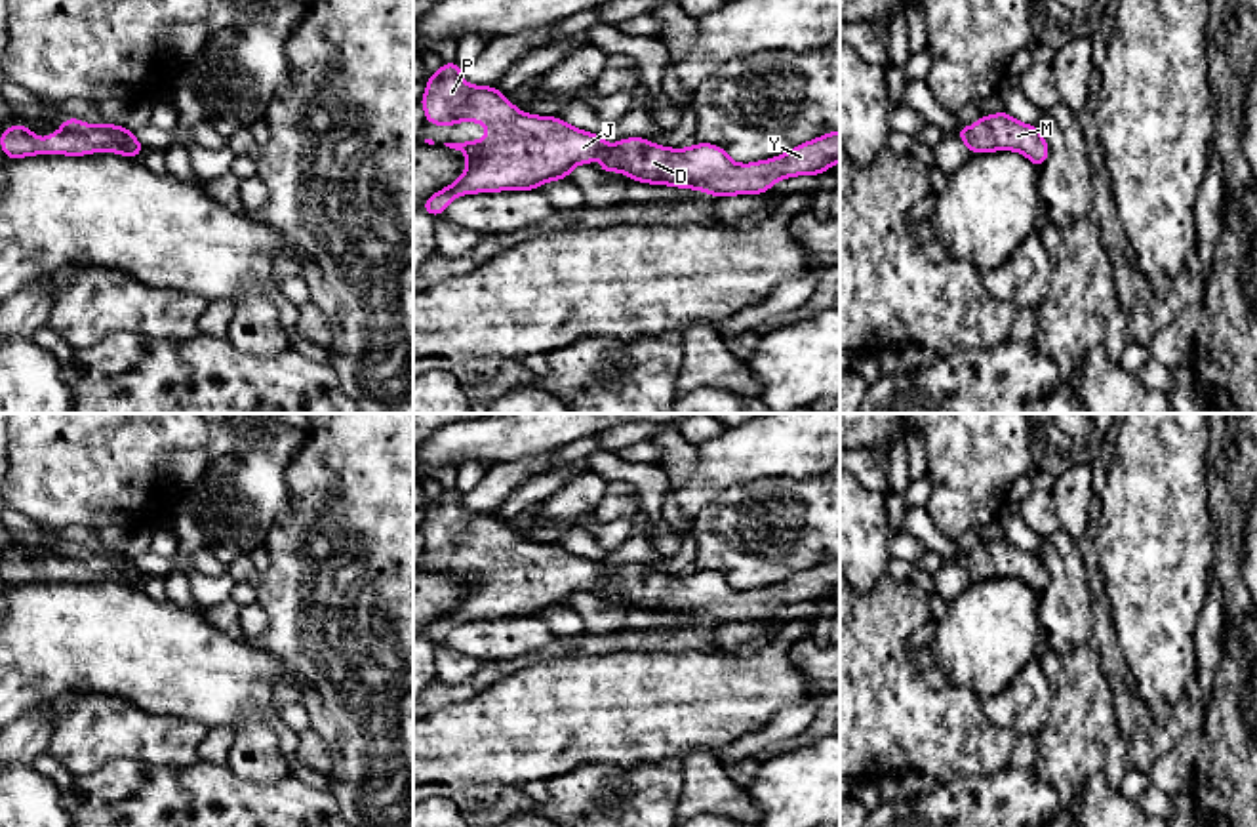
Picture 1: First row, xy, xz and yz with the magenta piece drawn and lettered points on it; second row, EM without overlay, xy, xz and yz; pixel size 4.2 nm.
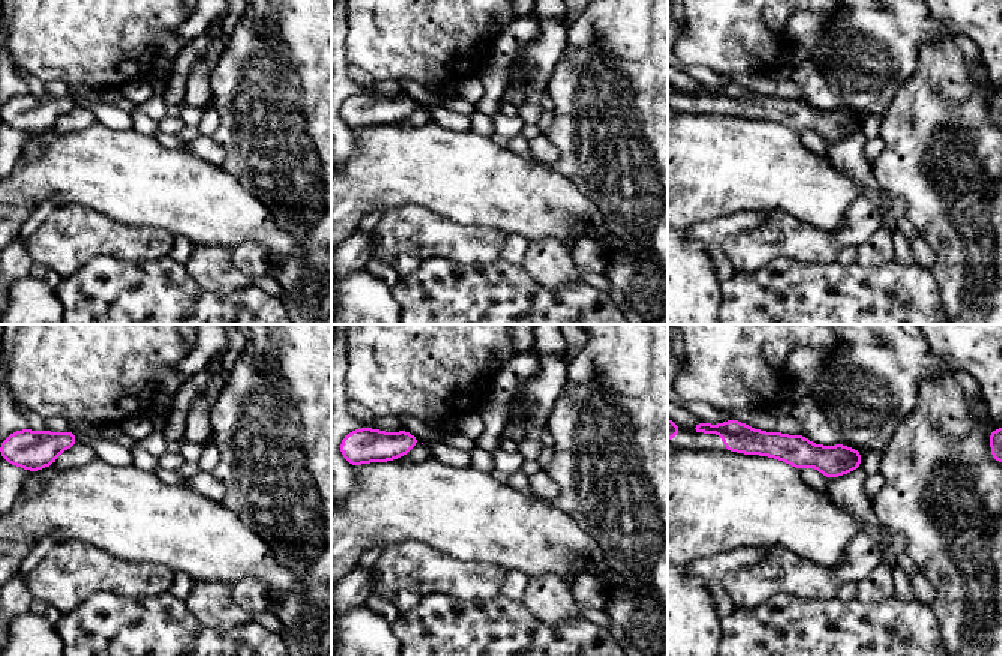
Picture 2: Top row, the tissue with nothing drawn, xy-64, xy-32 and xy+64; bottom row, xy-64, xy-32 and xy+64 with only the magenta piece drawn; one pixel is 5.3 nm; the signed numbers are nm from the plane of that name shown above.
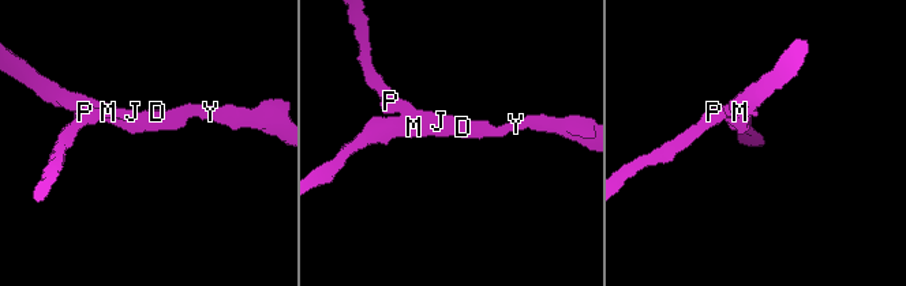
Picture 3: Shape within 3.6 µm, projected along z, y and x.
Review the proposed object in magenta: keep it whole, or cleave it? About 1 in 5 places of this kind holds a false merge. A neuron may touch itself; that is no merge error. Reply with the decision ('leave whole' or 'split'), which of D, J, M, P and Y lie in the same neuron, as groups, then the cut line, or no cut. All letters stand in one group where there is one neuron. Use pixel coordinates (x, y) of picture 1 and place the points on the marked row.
leave whole; groups D J M P Y; cut none

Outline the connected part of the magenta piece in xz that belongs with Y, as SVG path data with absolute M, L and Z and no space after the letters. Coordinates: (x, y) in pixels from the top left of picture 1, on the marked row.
M442 63L438 72L429 74L419 105L427 124L470 120L489 128L482 141L444 143L465 152L469 162L455 183L421 206L434 217L461 194L531 191L541 183L568 179L577 164L592 164L602 152L602 173L621 171L640 183L695 189L712 196L762 194L779 179L819 175L840 162L840 131L754 164L735 164L722 147L708 143L668 149L628 137L608 145L598 133L577 130L556 116L522 114L497 88L467 84L457 63Z

